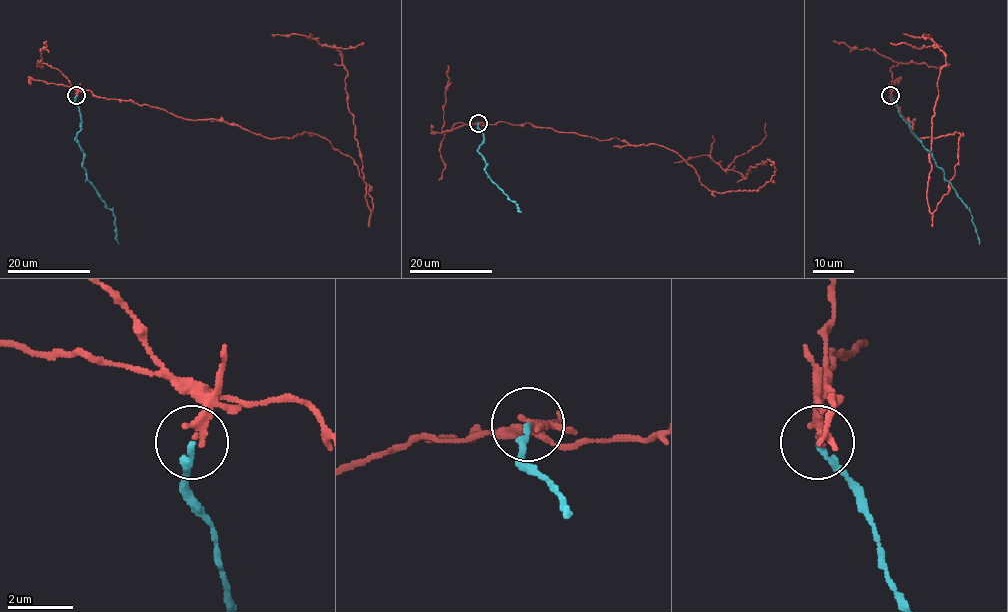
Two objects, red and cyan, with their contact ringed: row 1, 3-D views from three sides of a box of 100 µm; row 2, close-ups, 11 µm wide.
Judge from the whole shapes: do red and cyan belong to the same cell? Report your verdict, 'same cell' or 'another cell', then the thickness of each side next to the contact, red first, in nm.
another cell; 280 nm thick on the red side, 200 nm on the other

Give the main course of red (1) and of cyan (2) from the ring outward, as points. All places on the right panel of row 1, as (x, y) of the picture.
1: (890, 95), (918, 139), (960, 134), (954, 176), (933, 213), (932, 117), (945, 54), (936, 45), (890, 43)
2: (890, 95), (900, 115), (971, 212), (979, 244)

